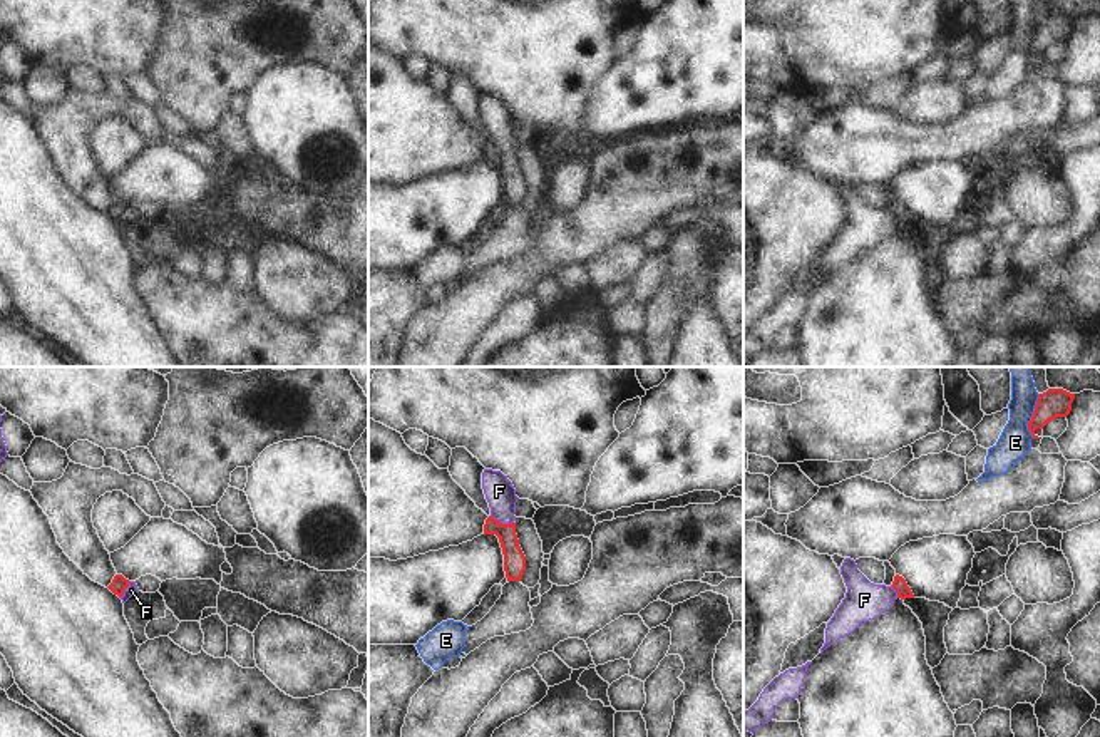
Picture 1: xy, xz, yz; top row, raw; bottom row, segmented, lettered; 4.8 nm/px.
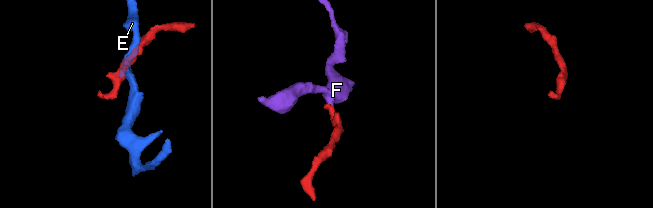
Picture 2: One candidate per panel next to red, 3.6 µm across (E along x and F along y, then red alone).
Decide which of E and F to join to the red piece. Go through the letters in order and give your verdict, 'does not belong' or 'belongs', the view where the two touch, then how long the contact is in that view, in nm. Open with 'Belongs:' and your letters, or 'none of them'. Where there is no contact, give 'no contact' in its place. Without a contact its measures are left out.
Belongs: F
E: does not belong; meets red in yz; contact 220 nm long
F: belongs; meets red in xz; contact 120 nm long

